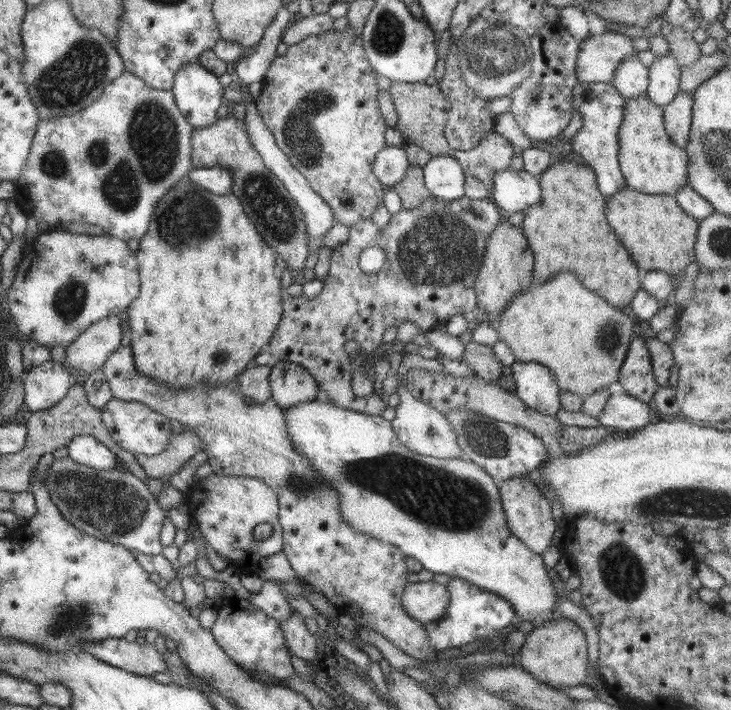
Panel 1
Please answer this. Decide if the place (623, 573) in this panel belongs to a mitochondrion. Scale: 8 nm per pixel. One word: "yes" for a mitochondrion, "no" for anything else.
yes

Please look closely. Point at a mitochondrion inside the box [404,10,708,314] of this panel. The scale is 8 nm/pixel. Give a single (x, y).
(495, 53)

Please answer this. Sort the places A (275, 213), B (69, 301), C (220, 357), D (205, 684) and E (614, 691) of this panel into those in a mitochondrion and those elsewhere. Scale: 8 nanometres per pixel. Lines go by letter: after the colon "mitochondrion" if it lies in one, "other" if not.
A: mitochondrion
B: mitochondrion
C: mitochondrion
D: other
E: other

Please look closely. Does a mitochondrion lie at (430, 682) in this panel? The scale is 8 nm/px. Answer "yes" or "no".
no

